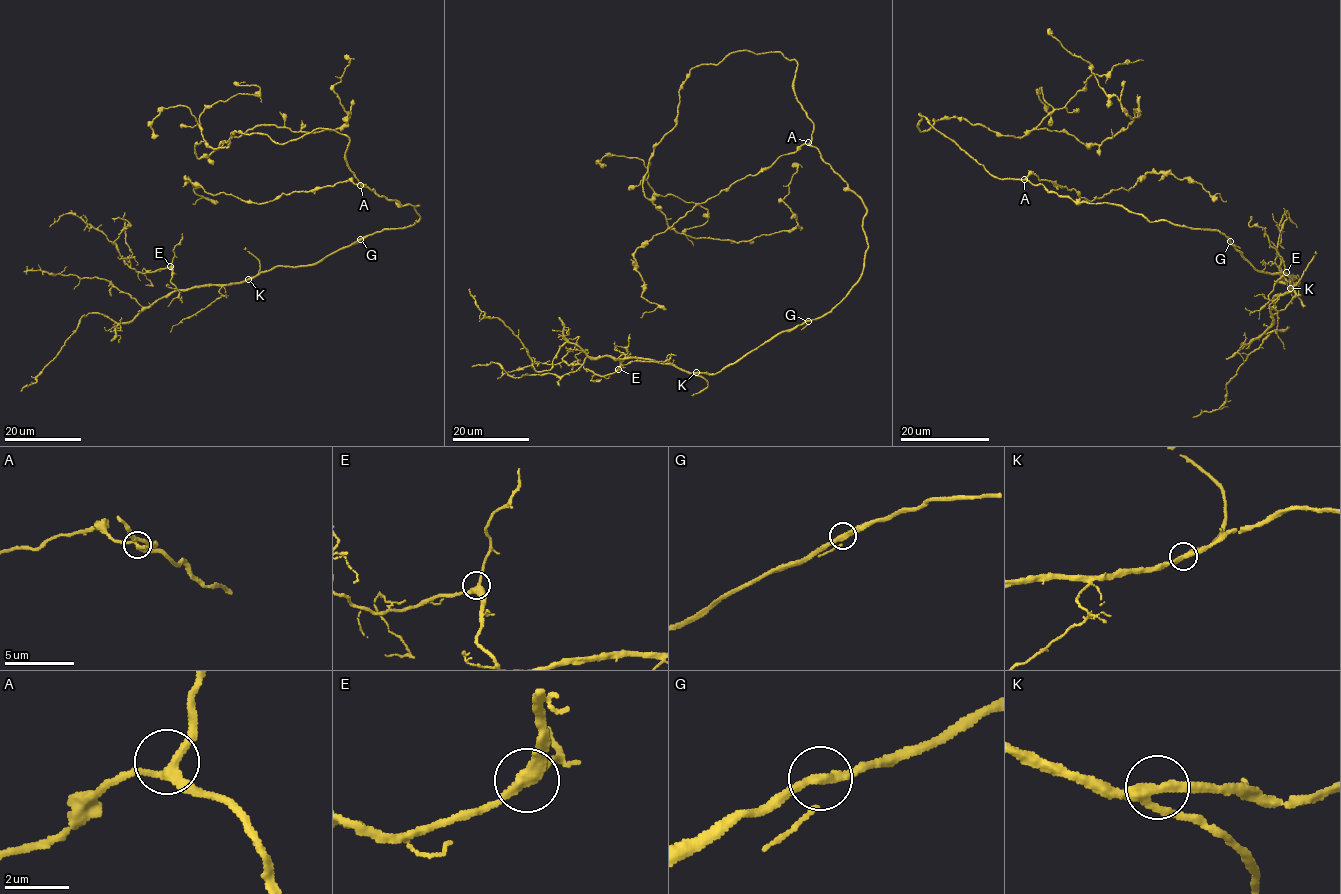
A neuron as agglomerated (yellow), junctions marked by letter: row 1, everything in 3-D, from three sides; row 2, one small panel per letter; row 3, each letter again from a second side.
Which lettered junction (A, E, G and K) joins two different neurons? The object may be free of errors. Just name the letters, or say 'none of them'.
none of them

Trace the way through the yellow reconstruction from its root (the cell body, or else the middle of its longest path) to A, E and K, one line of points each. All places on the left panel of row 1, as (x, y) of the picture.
A: (376, 192), (360, 185)
E: (376, 192), (418, 205), (419, 218), (315, 263), (276, 266), (234, 283), (177, 289), (170, 266)
K: (376, 192), (402, 205), (418, 205), (419, 218), (413, 225), (360, 238), (315, 263), (276, 266), (248, 279)

